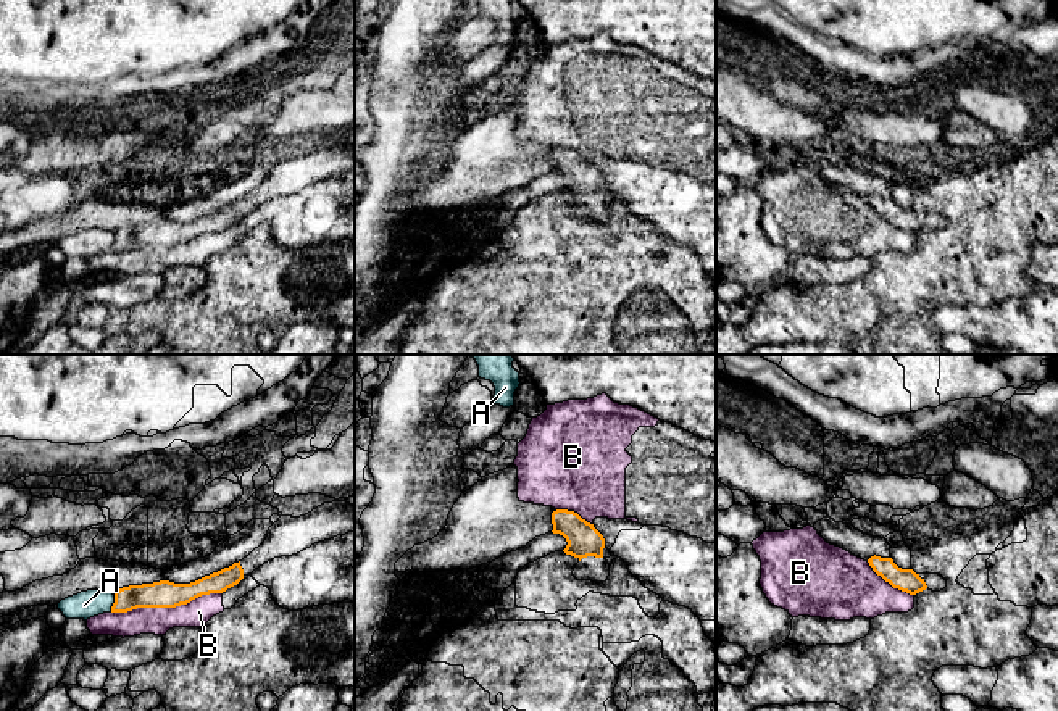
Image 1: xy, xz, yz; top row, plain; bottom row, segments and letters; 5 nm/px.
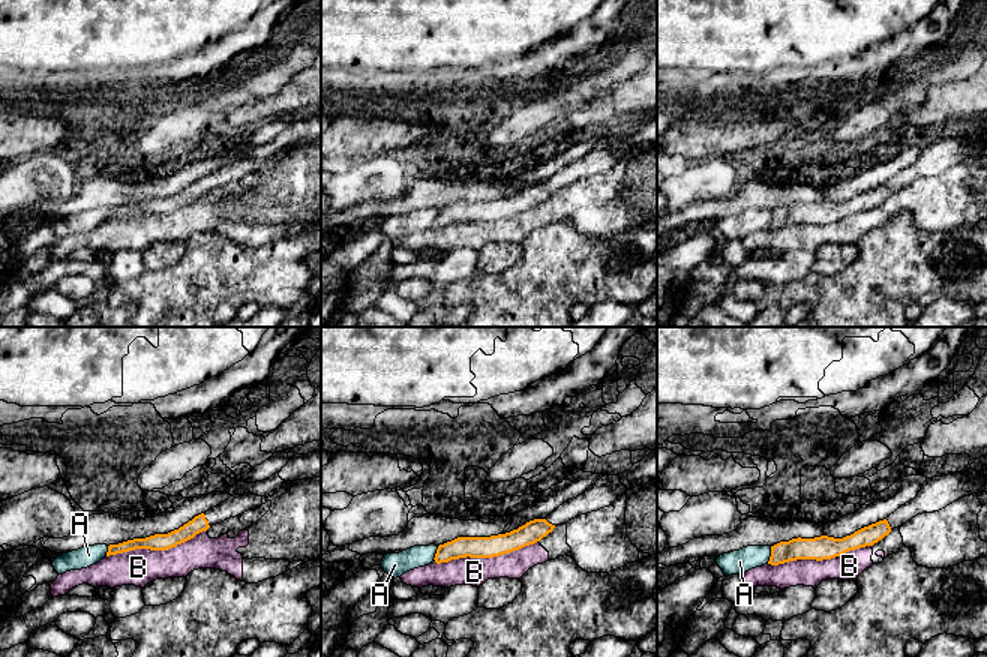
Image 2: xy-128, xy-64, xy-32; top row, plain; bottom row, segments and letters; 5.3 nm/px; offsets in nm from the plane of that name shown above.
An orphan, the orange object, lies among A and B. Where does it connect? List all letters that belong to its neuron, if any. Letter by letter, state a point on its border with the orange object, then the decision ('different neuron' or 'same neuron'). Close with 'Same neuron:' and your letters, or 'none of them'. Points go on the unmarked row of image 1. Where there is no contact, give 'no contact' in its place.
A: contact xy (113, 242); different neuron
B: contact xy (165, 245); different neuron
Same neuron: none of them

